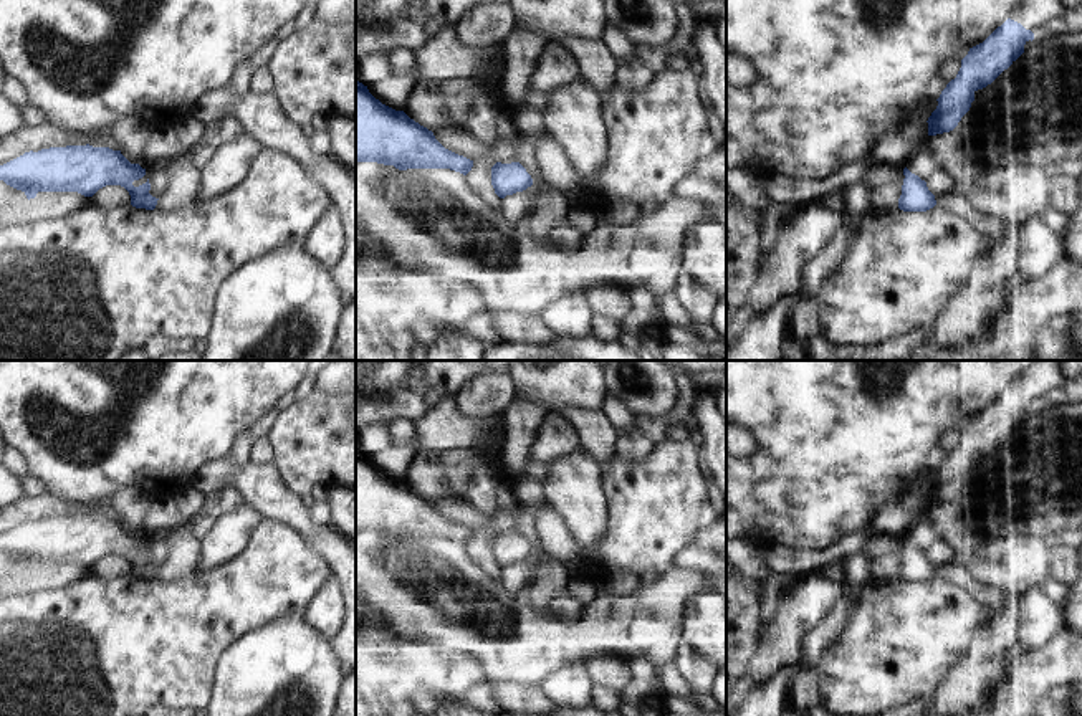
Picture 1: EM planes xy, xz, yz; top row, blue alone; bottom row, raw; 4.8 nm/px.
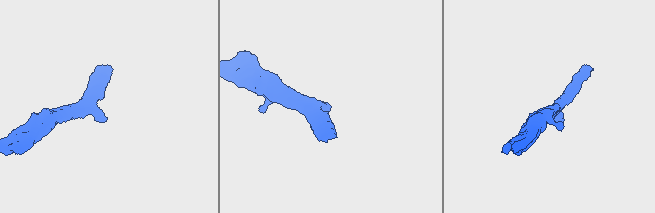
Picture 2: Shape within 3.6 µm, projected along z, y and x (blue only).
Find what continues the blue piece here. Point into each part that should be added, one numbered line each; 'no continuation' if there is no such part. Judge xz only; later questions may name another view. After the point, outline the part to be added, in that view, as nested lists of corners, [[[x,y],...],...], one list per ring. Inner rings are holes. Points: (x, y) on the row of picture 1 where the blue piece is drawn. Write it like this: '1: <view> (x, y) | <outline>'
no continuation

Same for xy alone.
no continuation

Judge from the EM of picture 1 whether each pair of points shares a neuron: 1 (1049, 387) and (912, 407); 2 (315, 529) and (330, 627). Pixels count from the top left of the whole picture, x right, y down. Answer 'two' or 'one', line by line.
1: two
2: two

